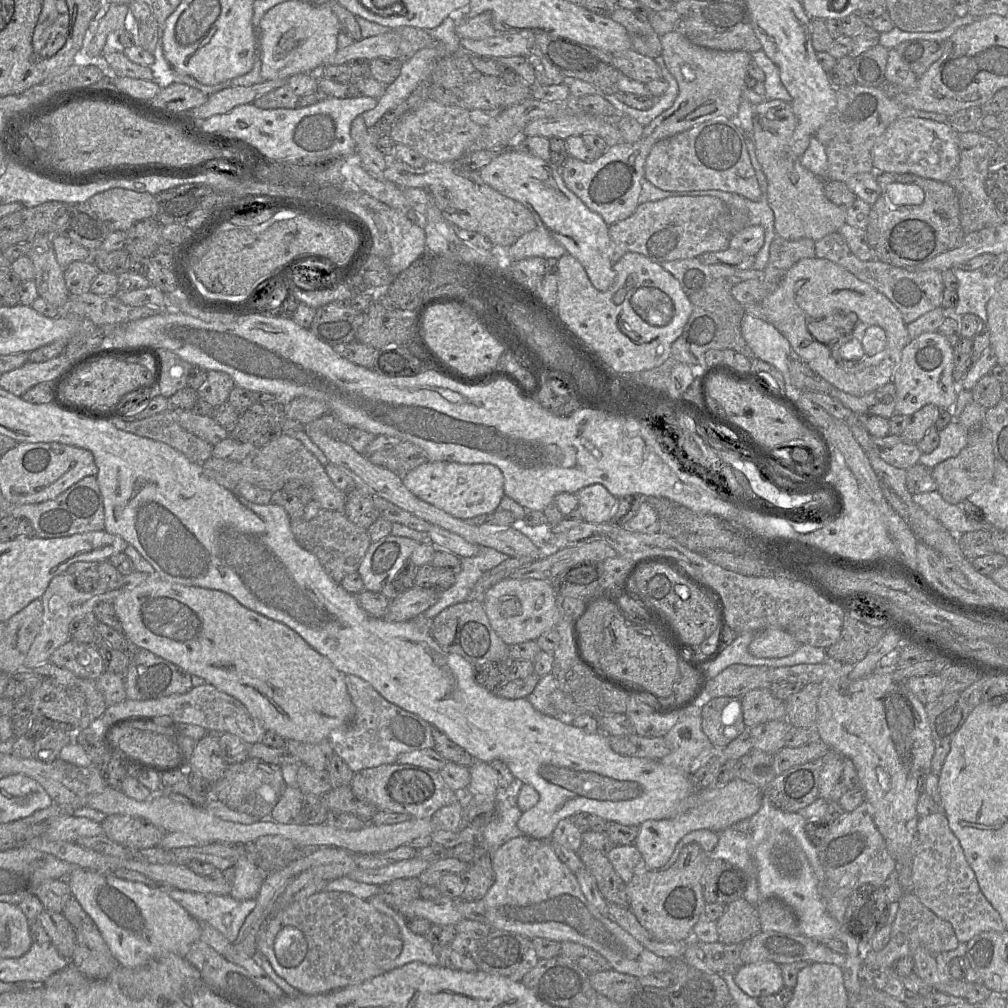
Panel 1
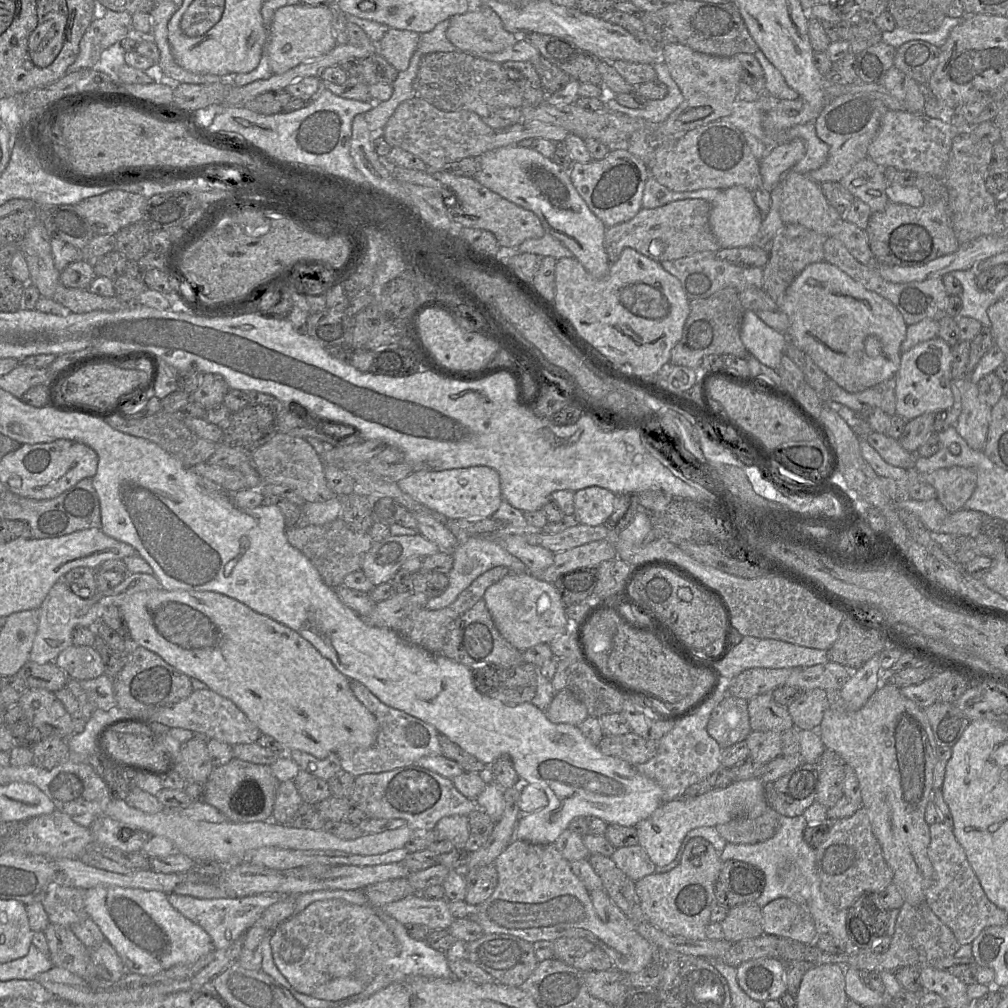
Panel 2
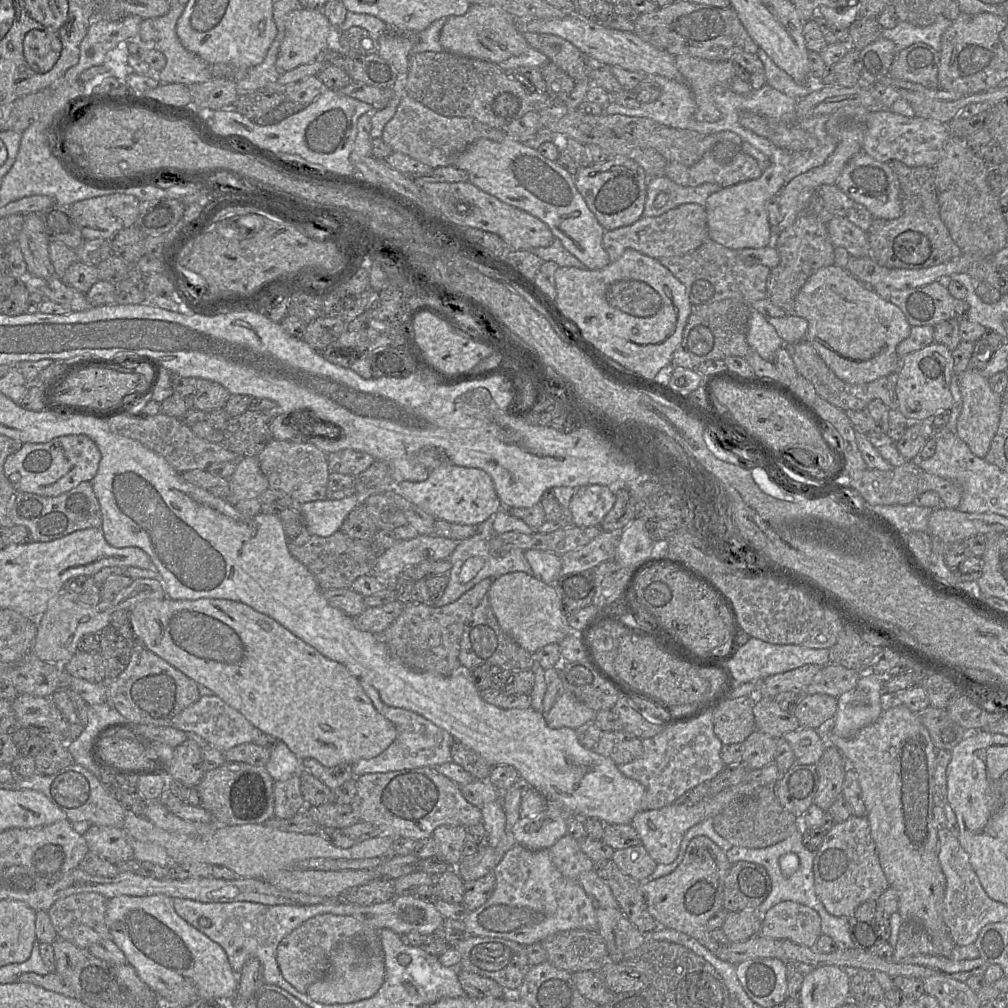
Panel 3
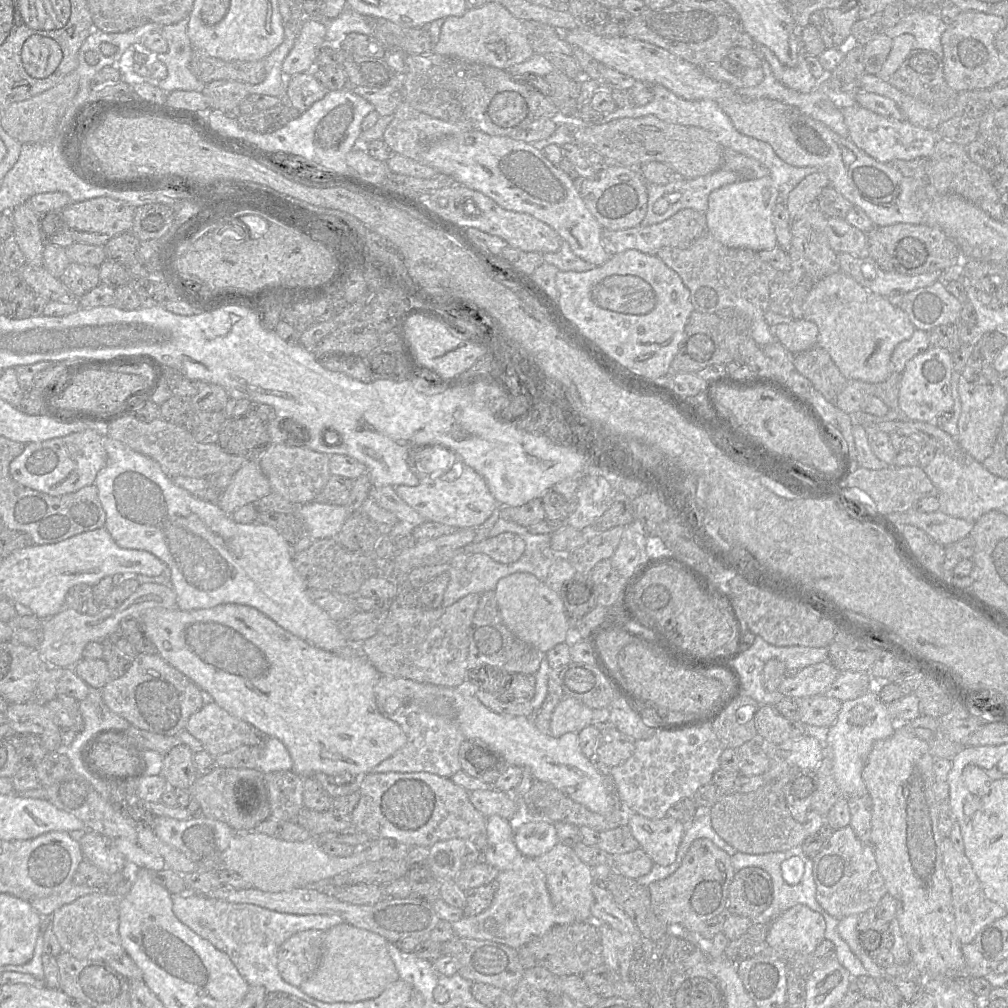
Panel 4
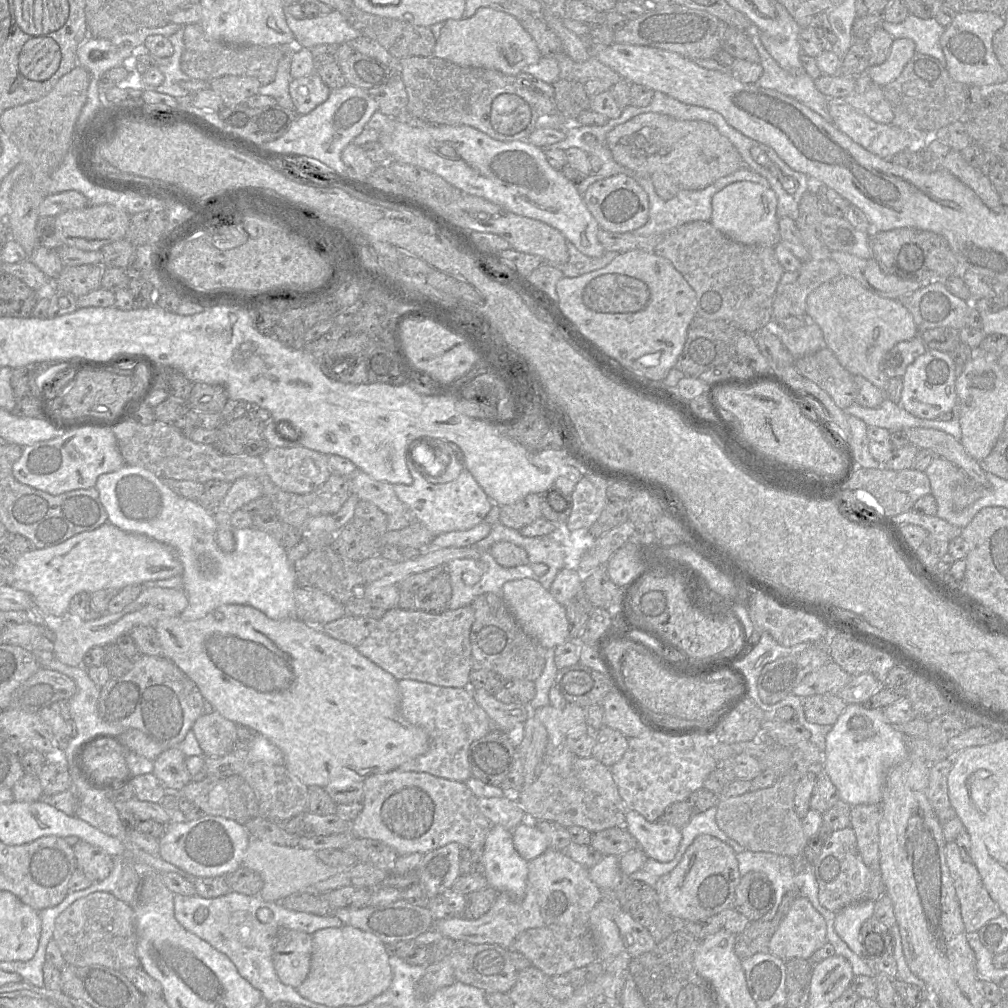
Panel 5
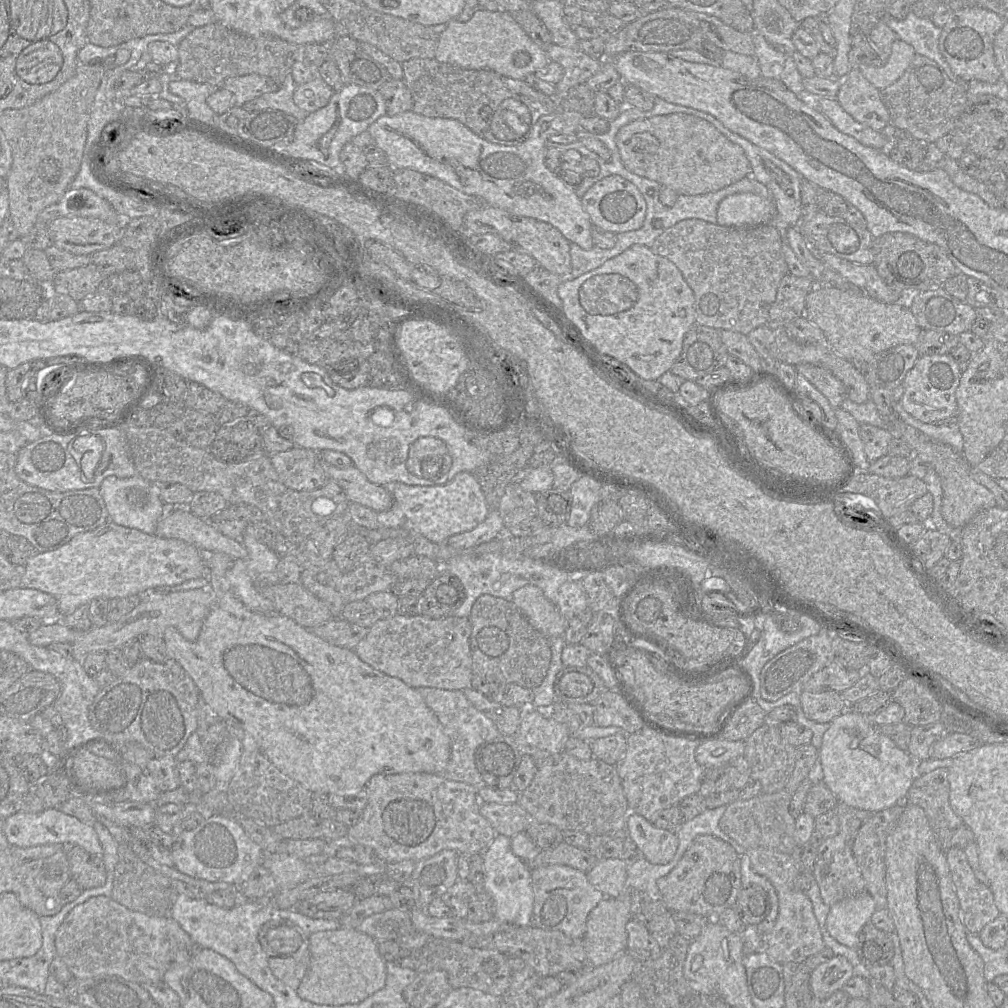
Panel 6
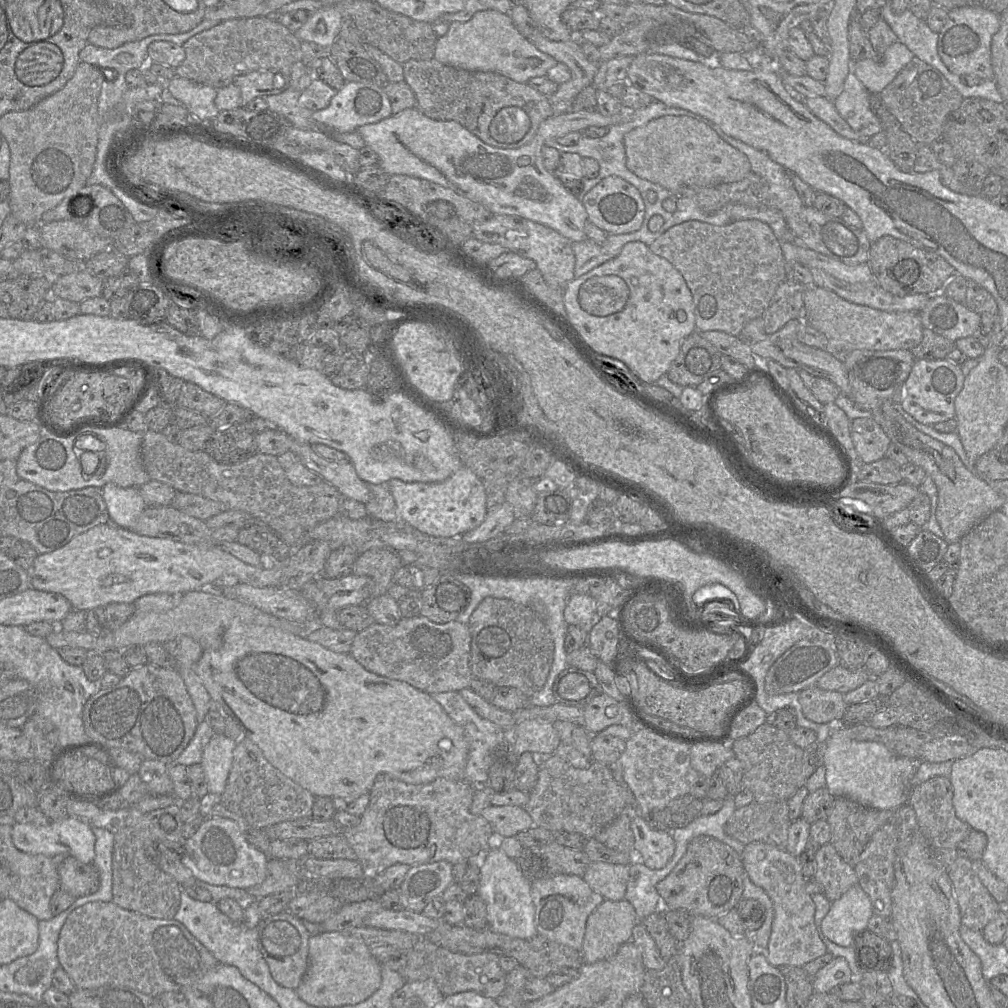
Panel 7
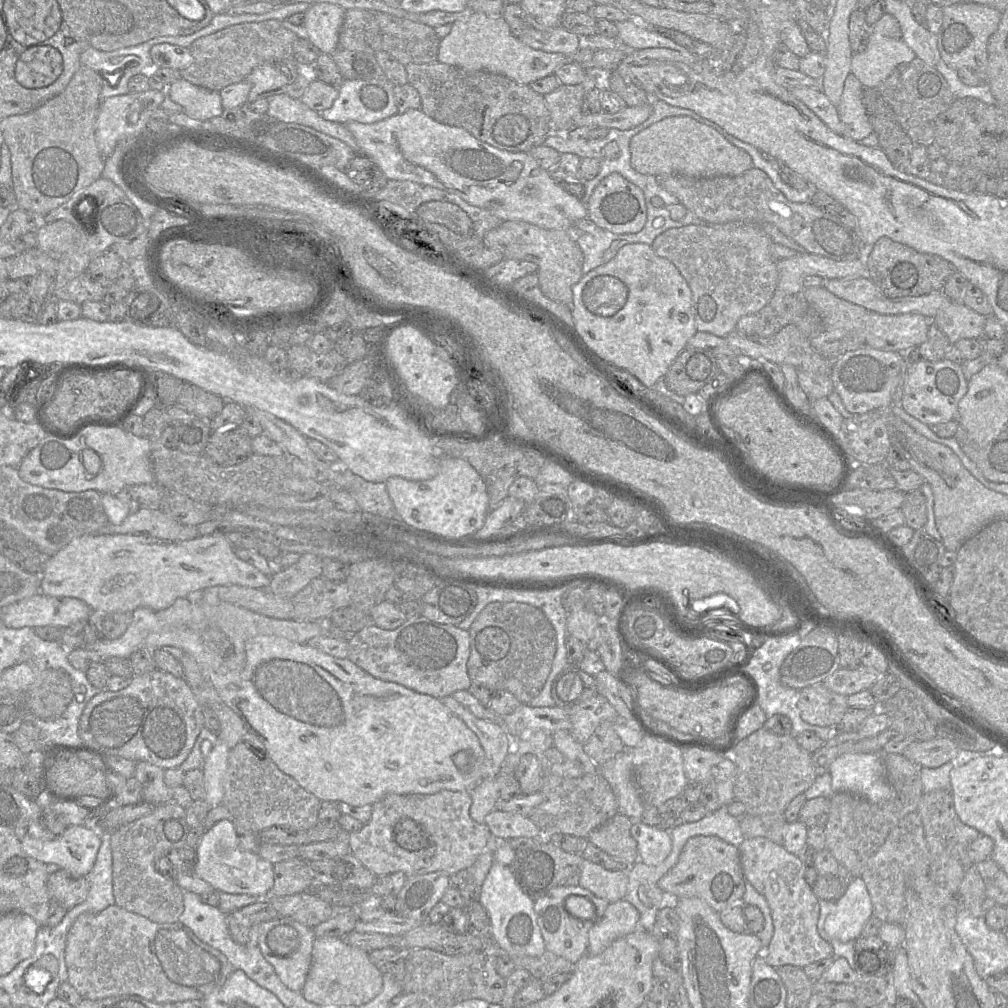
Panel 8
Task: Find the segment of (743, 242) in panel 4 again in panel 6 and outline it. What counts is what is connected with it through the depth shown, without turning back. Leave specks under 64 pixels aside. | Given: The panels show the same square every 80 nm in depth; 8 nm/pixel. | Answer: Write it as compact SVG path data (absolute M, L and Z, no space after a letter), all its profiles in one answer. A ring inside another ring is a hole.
M736 193L725 197L717 209L717 223L727 227L753 227L772 224L776 216L776 207L771 197L763 198L755 193Z

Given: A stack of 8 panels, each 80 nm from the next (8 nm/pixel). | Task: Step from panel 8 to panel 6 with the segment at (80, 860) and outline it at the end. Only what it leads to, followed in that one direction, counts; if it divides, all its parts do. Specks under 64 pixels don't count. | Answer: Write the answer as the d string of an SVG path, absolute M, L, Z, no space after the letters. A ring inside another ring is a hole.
M45 808L39 813L16 812L4 820L7 841L16 847L30 848L40 845L72 843L87 852L102 855L103 849L94 827L75 817L64 814L56 808Z

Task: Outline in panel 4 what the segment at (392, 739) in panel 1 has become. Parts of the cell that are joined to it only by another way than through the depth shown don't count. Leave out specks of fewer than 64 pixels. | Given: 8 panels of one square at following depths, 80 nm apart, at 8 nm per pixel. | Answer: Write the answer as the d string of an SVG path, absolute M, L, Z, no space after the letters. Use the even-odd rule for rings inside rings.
M380 675L374 688L378 709L382 715L401 727L407 740L403 747L376 765L372 769L373 773L423 771L450 778L461 770L458 753L461 743L466 738L455 722L451 705L454 690L455 687ZM390 696L404 700L404 705L392 713L387 713L384 711L383 704Z

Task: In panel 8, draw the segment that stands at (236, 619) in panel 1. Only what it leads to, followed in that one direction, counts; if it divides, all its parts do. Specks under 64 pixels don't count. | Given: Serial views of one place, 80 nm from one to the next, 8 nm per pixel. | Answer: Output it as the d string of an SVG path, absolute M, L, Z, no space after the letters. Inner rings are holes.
M258 635L245 643L245 660L239 669L213 675L213 686L223 702L240 718L246 732L262 742L270 759L284 774L320 801L344 802L352 806L373 805L387 794L434 794L442 790L469 792L484 779L485 753L477 735L438 698L411 690L395 682L368 674L348 658L336 658L307 644L283 637Z

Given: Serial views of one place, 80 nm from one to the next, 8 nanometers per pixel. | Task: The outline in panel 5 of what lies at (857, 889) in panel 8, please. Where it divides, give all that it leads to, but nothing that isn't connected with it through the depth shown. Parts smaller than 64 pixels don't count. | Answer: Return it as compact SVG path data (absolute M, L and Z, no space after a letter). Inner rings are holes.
M865 900L848 905L835 915L834 930L847 946L859 957L862 948L859 931L862 924L873 916L875 901Z

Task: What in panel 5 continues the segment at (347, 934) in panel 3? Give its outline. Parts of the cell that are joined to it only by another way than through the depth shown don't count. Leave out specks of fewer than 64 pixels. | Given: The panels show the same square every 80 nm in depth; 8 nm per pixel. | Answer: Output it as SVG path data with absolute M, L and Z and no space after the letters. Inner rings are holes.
M280 928L272 953L274 969L280 981L297 989L310 972L312 953L312 935Z

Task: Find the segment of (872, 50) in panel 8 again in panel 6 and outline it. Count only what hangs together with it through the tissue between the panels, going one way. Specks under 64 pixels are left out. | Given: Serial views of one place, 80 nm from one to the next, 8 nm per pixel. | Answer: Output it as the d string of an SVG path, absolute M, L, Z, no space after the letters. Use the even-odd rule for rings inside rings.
M897 39L892 45L891 55L885 65L875 67L864 64L859 67L859 70L871 84L882 90L904 74L915 55L916 52L910 44Z

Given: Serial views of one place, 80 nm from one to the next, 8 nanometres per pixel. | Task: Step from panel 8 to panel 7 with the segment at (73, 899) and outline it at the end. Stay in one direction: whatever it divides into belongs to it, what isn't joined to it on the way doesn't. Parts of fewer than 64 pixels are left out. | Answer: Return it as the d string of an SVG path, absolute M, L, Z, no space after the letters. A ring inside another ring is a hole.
M72 856L58 866L58 874L60 890L76 898L95 893L100 886L99 872L94 864L84 864Z

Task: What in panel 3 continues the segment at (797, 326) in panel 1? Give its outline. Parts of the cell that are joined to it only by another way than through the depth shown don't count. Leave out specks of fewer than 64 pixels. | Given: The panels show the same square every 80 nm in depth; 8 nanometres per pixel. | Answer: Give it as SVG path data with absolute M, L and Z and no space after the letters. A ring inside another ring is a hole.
M835 264L820 268L807 279L794 300L792 313L806 319L808 322L808 330L804 340L814 347L818 355L839 379L849 384L865 384L873 382L893 372L897 372L902 360L897 356L896 349L897 346L910 335L912 327L898 306L884 300L873 290L873 288L863 284L861 281L853 277L847 270L836 266Z

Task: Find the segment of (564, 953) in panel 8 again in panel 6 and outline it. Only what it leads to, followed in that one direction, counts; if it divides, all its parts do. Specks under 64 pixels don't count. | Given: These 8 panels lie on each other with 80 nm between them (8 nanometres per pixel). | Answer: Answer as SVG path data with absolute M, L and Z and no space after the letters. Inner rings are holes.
M547 865L531 870L534 894L531 926L544 930L561 931L571 938L582 939L587 917L605 896L592 886L585 872L566 865Z

